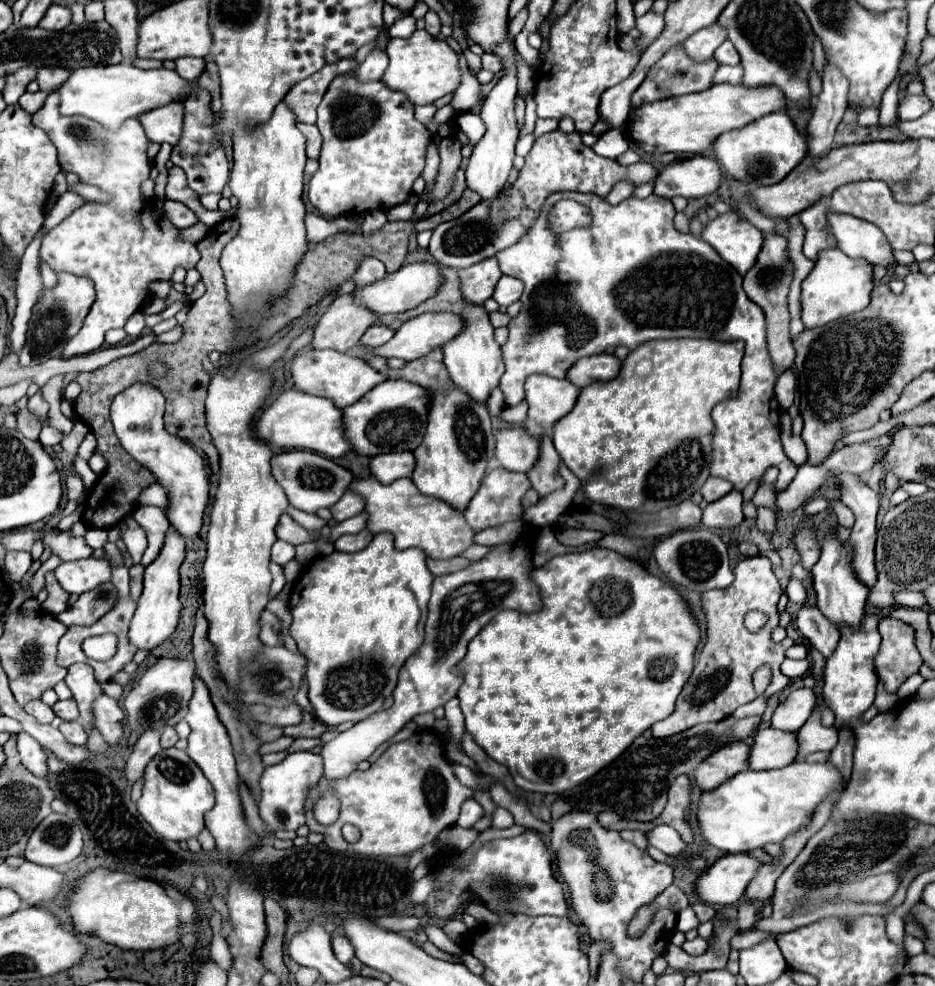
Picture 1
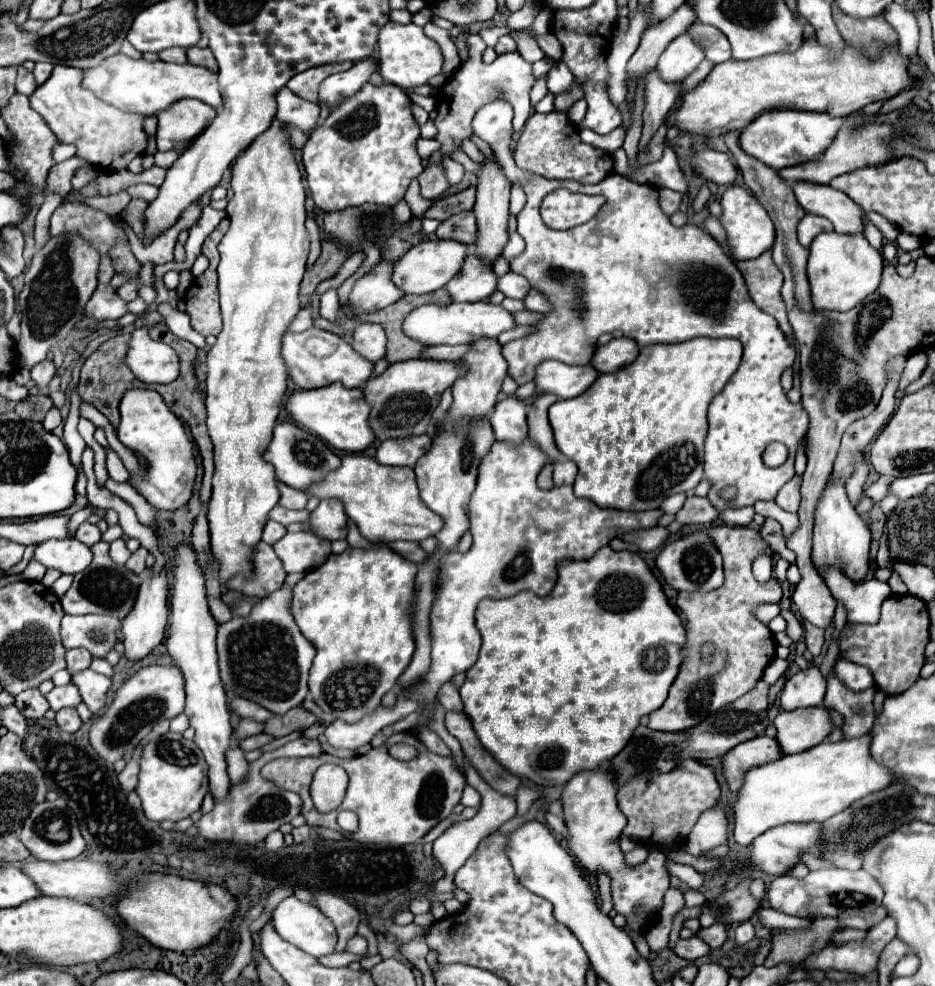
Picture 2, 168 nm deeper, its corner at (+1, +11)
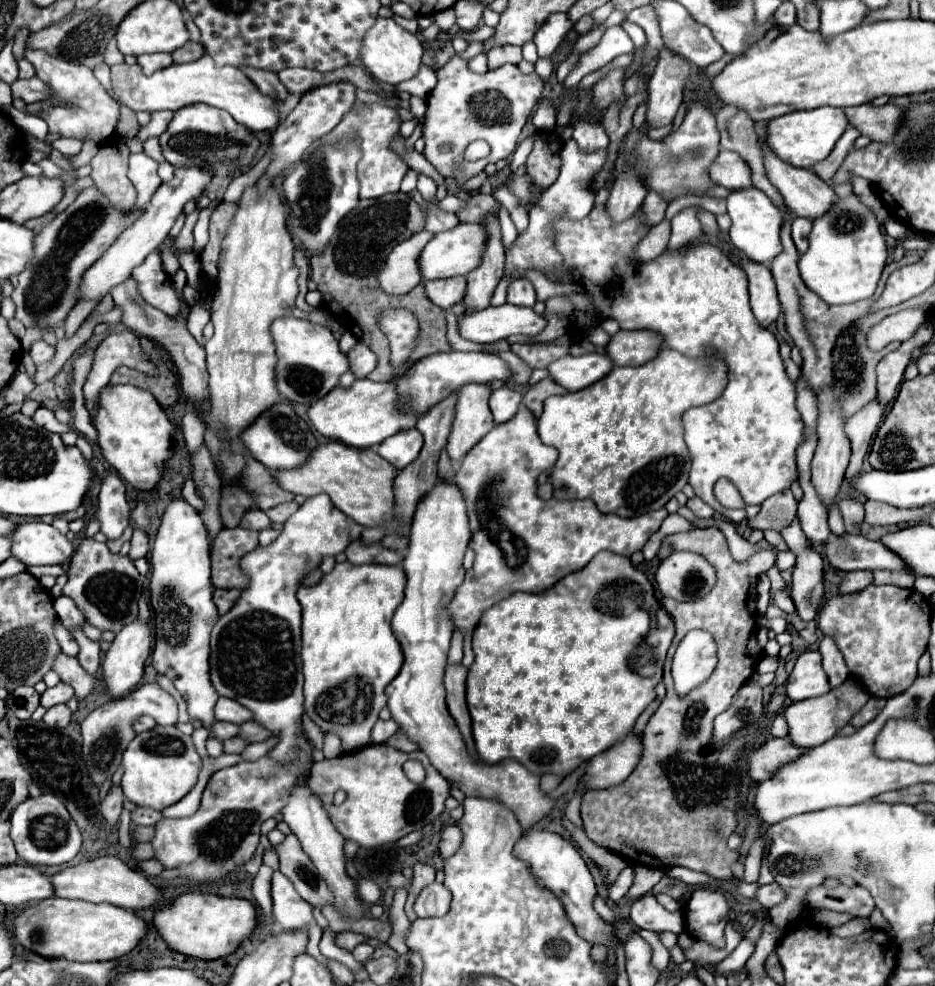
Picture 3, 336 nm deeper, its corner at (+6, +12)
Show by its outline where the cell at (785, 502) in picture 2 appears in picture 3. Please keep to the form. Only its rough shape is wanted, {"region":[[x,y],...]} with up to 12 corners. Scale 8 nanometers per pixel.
{"region":[[791,490],[777,492],[749,520],[751,528],[783,530],[797,514]]}

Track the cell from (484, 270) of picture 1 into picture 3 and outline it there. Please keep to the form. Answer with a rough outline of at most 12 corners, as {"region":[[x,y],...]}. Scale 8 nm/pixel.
{"region":[[467,280],[425,282],[429,300],[451,308],[465,298]]}

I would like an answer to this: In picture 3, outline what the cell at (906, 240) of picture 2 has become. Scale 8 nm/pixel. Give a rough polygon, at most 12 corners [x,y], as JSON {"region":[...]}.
{"region":[[889,218],[883,228],[891,238],[907,236],[907,226],[897,218]]}

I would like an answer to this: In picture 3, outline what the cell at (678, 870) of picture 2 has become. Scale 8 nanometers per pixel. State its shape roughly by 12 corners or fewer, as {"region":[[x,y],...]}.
{"region":[[699,888],[683,908],[695,940],[725,946],[729,906],[719,890]]}

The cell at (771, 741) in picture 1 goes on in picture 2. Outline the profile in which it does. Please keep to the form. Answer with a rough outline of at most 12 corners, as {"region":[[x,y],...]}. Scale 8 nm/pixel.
{"region":[[826,707],[782,711],[774,725],[786,755],[822,743],[832,731]]}

